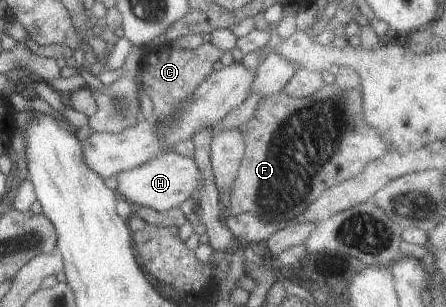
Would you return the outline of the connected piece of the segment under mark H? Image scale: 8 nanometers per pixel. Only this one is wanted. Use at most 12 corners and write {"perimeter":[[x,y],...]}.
{"perimeter":[[164,150],[117,173],[133,207],[177,207],[202,184],[194,159]]}

